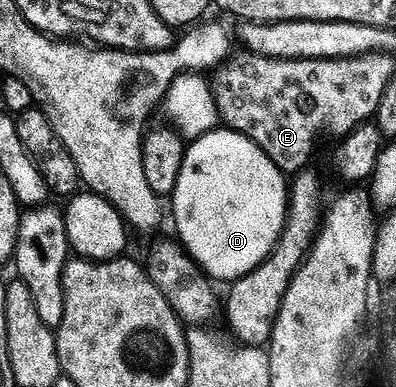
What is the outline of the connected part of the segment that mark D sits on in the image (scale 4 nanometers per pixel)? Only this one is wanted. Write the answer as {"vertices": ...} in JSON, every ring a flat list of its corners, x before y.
{"vertices":[[228,129,210,131,188,144,183,169,179,173,179,185,171,196,173,219,181,234,179,242,198,267,214,280,241,279,260,267,280,241,285,216,289,214,290,194,286,176,274,165,271,157,267,157,267,153,263,153,263,149,255,146,248,137]]}

